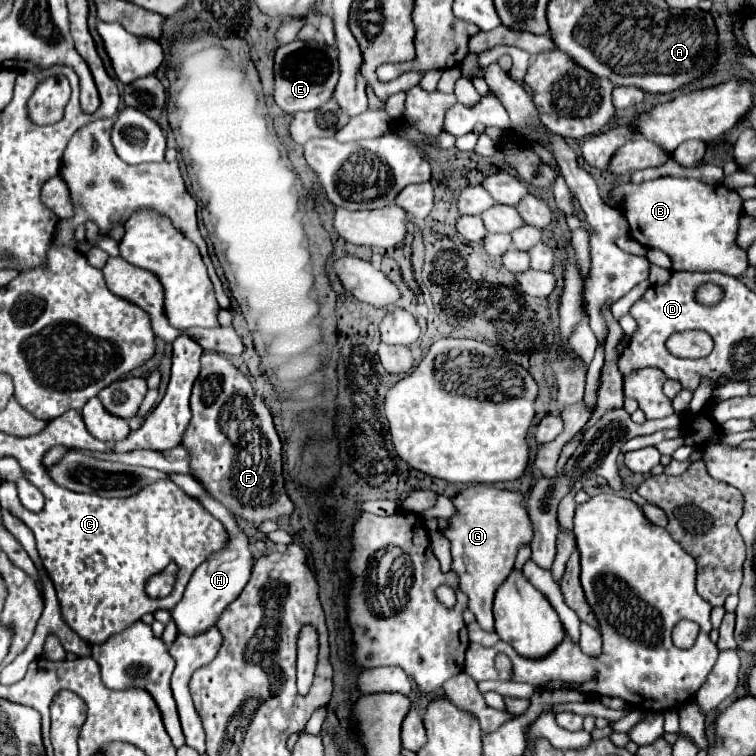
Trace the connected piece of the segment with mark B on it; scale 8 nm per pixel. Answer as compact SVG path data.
M658 178L642 184L622 184L610 192L616 198L622 198L622 214L630 224L630 236L646 248L658 248L670 256L674 262L674 272L690 270L690 272L722 272L728 276L740 276L748 268L748 254L744 248L736 244L738 236L738 220L742 216L742 198L726 188L724 184L704 184L696 178Z

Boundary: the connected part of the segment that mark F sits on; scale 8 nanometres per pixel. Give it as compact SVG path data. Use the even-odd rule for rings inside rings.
M202 354L202 368L194 382L192 396L190 396L190 408L192 408L192 422L182 438L182 444L188 448L192 460L192 470L200 478L200 484L216 498L220 500L232 514L248 520L250 524L258 526L266 520L276 522L280 516L290 516L294 510L294 504L290 502L284 480L282 480L282 444L274 430L272 414L266 408L264 400L256 400L254 388L250 380L236 370L236 366L220 356L220 354Z

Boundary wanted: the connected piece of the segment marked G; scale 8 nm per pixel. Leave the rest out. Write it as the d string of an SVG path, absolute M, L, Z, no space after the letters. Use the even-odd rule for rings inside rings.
M484 484L468 486L450 498L456 514L448 518L448 526L442 530L442 534L448 538L452 548L452 572L458 576L458 588L468 596L468 606L478 624L488 632L494 630L494 594L512 572L520 546L530 544L534 536L524 498L526 492L498 490Z

